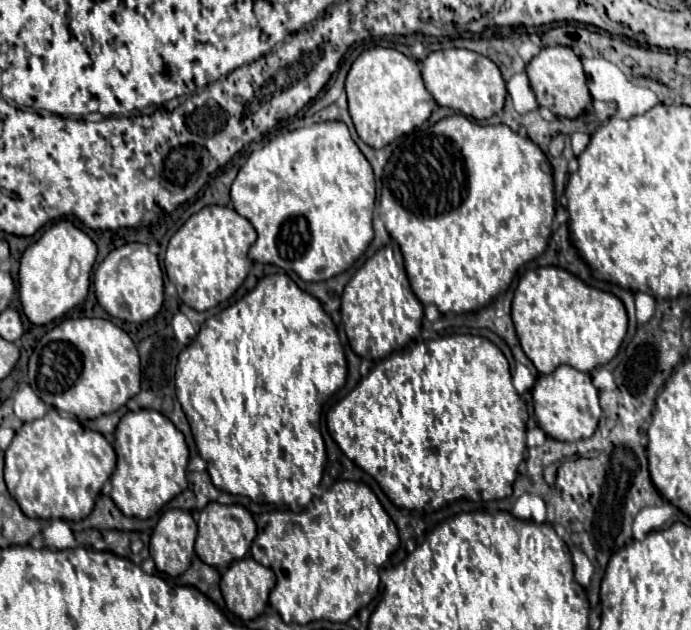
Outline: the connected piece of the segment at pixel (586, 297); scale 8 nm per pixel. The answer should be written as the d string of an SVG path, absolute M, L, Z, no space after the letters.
M544 266L528 270L514 292L512 320L524 354L540 374L552 374L558 366L568 364L580 372L608 364L626 336L626 308L610 292L584 284L576 274Z

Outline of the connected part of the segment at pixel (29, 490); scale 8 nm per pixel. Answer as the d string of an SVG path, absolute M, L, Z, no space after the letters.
M48 408L44 418L38 418L34 422L24 422L22 428L16 432L14 440L6 448L4 478L8 492L14 496L14 500L28 518L40 518L40 520L60 518L68 522L78 522L84 520L94 510L94 502L104 482L114 472L114 468L116 468L114 446L100 432L82 426L72 416L62 416L56 408Z

